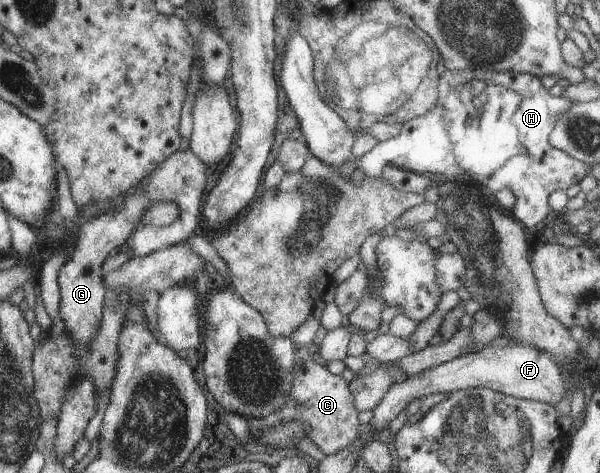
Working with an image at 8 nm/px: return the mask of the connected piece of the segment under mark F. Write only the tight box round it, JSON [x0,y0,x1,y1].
[368,345,571,438]

